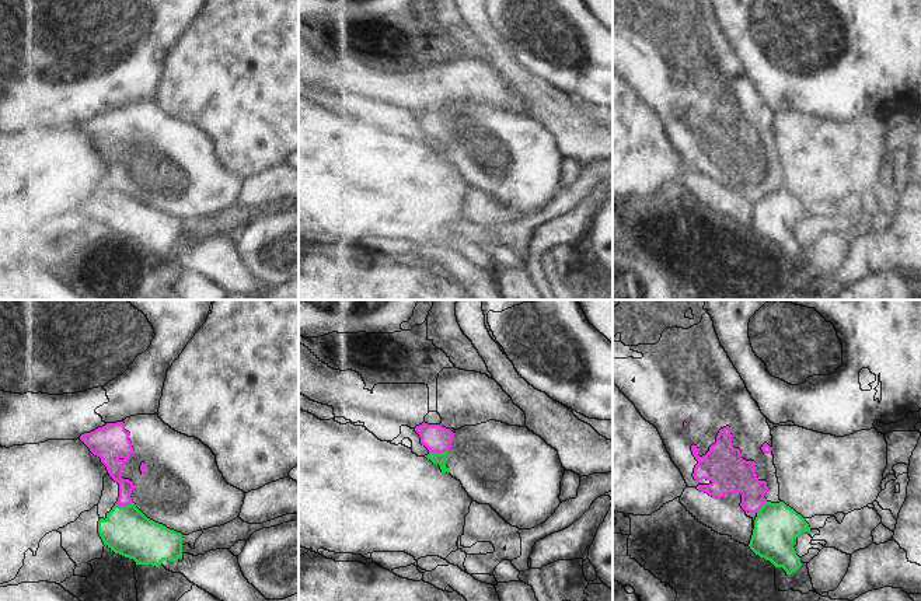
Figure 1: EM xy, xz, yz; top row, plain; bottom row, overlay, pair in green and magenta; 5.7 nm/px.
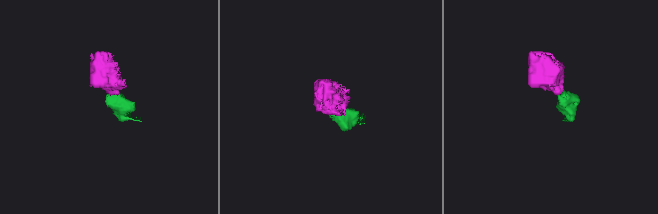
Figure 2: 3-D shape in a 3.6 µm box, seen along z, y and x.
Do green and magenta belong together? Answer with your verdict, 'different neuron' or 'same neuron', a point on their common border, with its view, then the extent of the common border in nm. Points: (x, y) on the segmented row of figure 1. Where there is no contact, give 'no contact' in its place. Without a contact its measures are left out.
different neuron | xz (438, 454) | 110 nm

